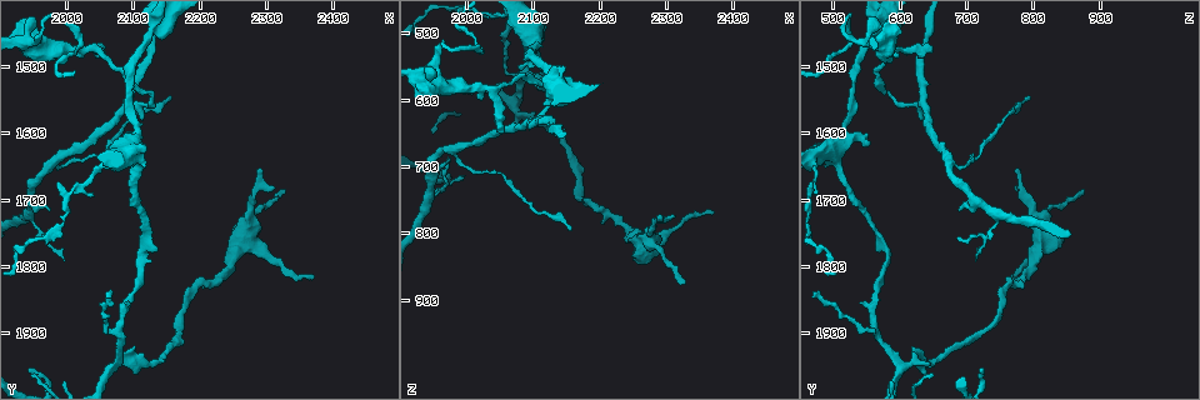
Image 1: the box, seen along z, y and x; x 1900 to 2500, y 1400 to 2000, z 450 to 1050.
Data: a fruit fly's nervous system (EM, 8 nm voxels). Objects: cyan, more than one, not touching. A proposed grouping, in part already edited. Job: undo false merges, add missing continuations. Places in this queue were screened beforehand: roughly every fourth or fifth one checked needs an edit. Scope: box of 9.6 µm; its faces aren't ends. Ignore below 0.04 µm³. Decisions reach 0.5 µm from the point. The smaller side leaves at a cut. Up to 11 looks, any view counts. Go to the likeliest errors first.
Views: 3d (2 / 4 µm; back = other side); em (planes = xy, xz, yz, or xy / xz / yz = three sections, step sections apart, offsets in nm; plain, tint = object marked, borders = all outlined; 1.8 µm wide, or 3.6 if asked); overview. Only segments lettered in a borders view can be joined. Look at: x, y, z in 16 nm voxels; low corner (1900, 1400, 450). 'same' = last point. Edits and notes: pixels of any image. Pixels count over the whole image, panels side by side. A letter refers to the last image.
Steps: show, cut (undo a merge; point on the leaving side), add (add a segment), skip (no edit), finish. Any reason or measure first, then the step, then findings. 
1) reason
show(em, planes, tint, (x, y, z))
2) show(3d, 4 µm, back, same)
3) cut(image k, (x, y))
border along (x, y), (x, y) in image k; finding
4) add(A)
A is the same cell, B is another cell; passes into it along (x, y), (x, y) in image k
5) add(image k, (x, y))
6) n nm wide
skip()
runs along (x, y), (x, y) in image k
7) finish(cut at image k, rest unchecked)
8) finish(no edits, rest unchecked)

calibre changes
show(3d, 2 µm, (1940, 1470, 565))

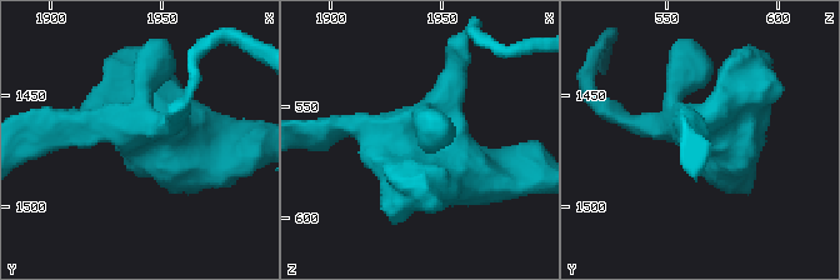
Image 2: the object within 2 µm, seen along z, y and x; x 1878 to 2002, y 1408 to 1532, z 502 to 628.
shape alone is not enough
show(em, xz, step 8, tint, same)

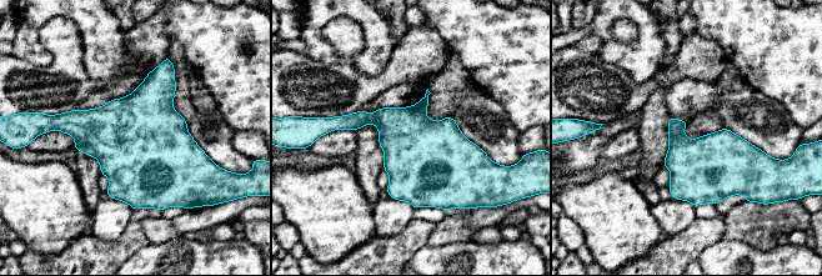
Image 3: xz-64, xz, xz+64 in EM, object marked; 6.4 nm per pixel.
another direction
show(em, planes, borders, same)

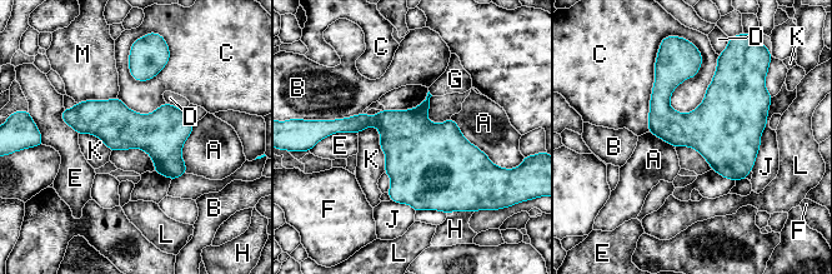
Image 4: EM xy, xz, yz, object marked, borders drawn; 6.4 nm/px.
skip()
A, B, C, D, E, F, G, H, J, K, L and M are other cells; border along (451, 118), (461, 134), (495, 165) in image 4; continuous, no second cell

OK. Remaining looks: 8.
branch stops here
show(em, yz, step 8, plain, (1970, 1715, 690))

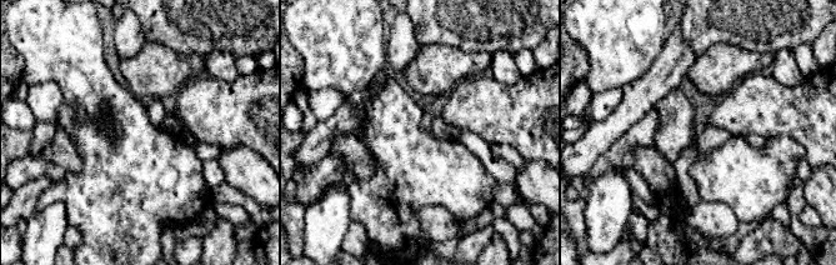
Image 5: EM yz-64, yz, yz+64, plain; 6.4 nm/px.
where the object lies
show(em, yz, step 8, tint, same)

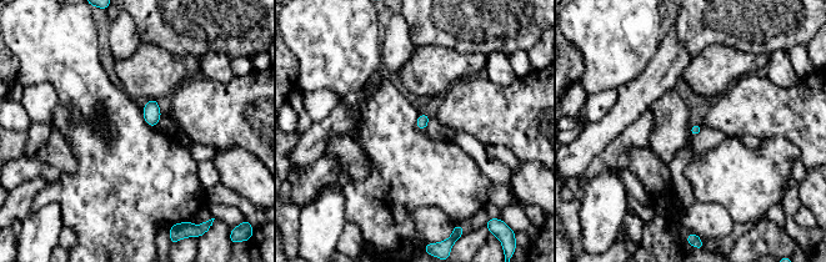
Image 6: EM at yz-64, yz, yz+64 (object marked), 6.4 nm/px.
see the neighbours
show(em, yz, step 8, borders, same)

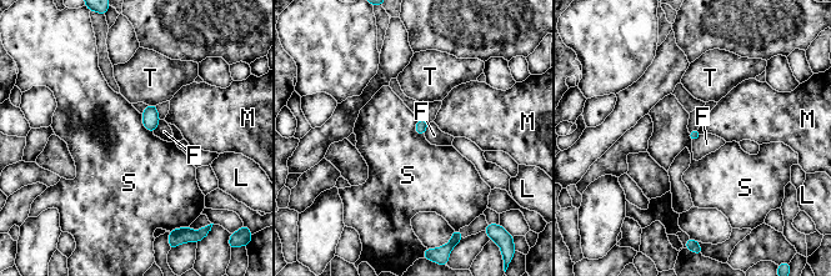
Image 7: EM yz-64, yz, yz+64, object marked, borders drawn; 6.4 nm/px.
skip()
F, L, M, S and T are other cells; border along (140, 114), (143, 125), (153, 133) in image 7; none of them fits

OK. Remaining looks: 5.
show(em, planes, plain, (2110, 1555, 630))

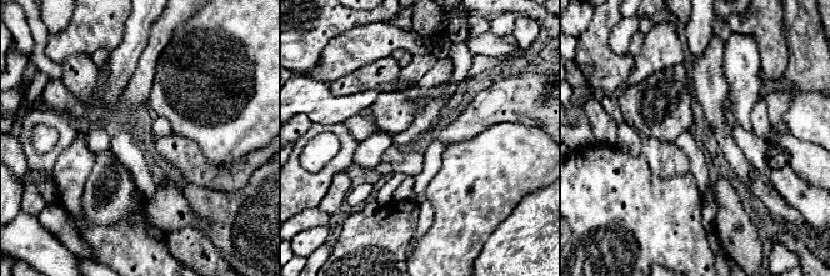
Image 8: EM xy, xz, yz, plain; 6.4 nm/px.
show(em, planes, tint, same)

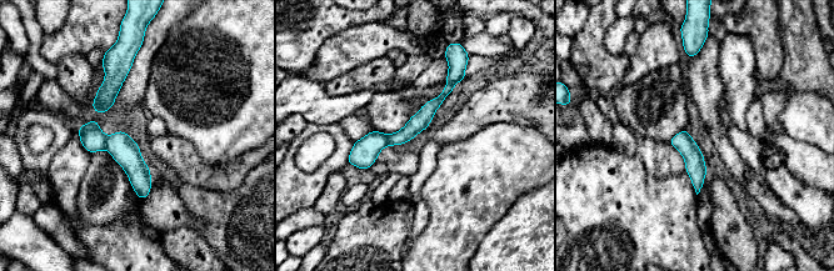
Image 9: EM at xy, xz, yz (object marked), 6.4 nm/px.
show(em, planes, borders, same)

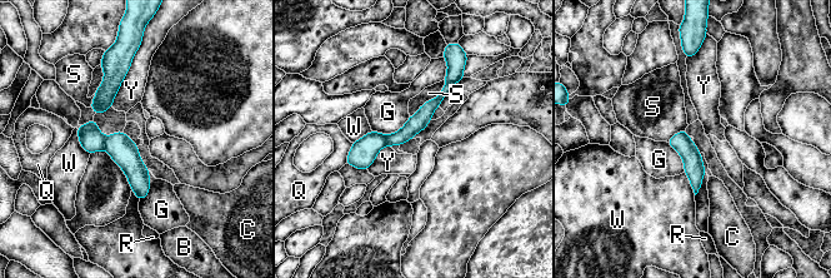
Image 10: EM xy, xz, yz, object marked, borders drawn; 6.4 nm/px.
cut(image 10, (91, 139))
B, C, G, Q, R, S, W and Y are other cells; border along (106, 137), (104, 148) in image 10; two cells meet here

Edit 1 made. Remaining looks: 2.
thin end
show(3d, 4 µm, (2290, 1655, 775))

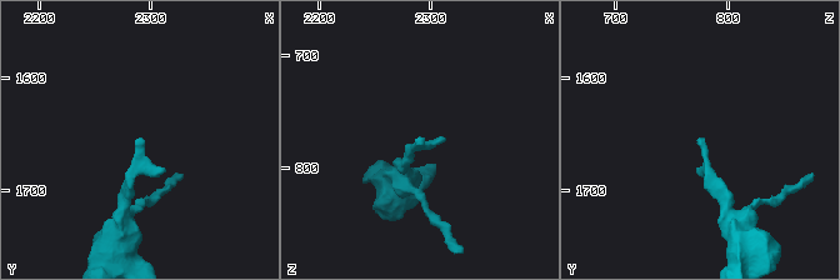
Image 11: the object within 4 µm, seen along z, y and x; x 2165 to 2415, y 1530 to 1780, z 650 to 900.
need the tissue
show(em, planes, borders, (2290, 1652, 776))

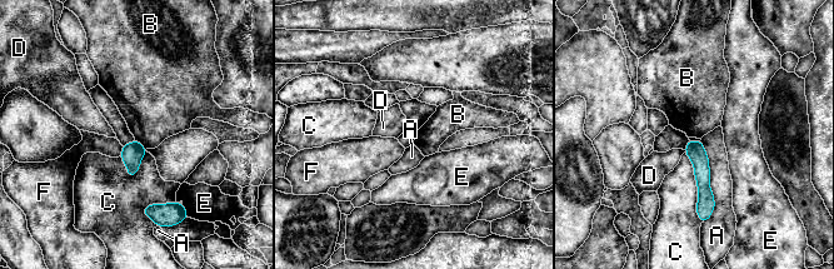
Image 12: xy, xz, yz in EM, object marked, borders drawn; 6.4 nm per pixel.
skip()
A, B, C, D, E and F are other cells; none of them fits

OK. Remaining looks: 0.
finish(cut at image 10, rest unchecked)

